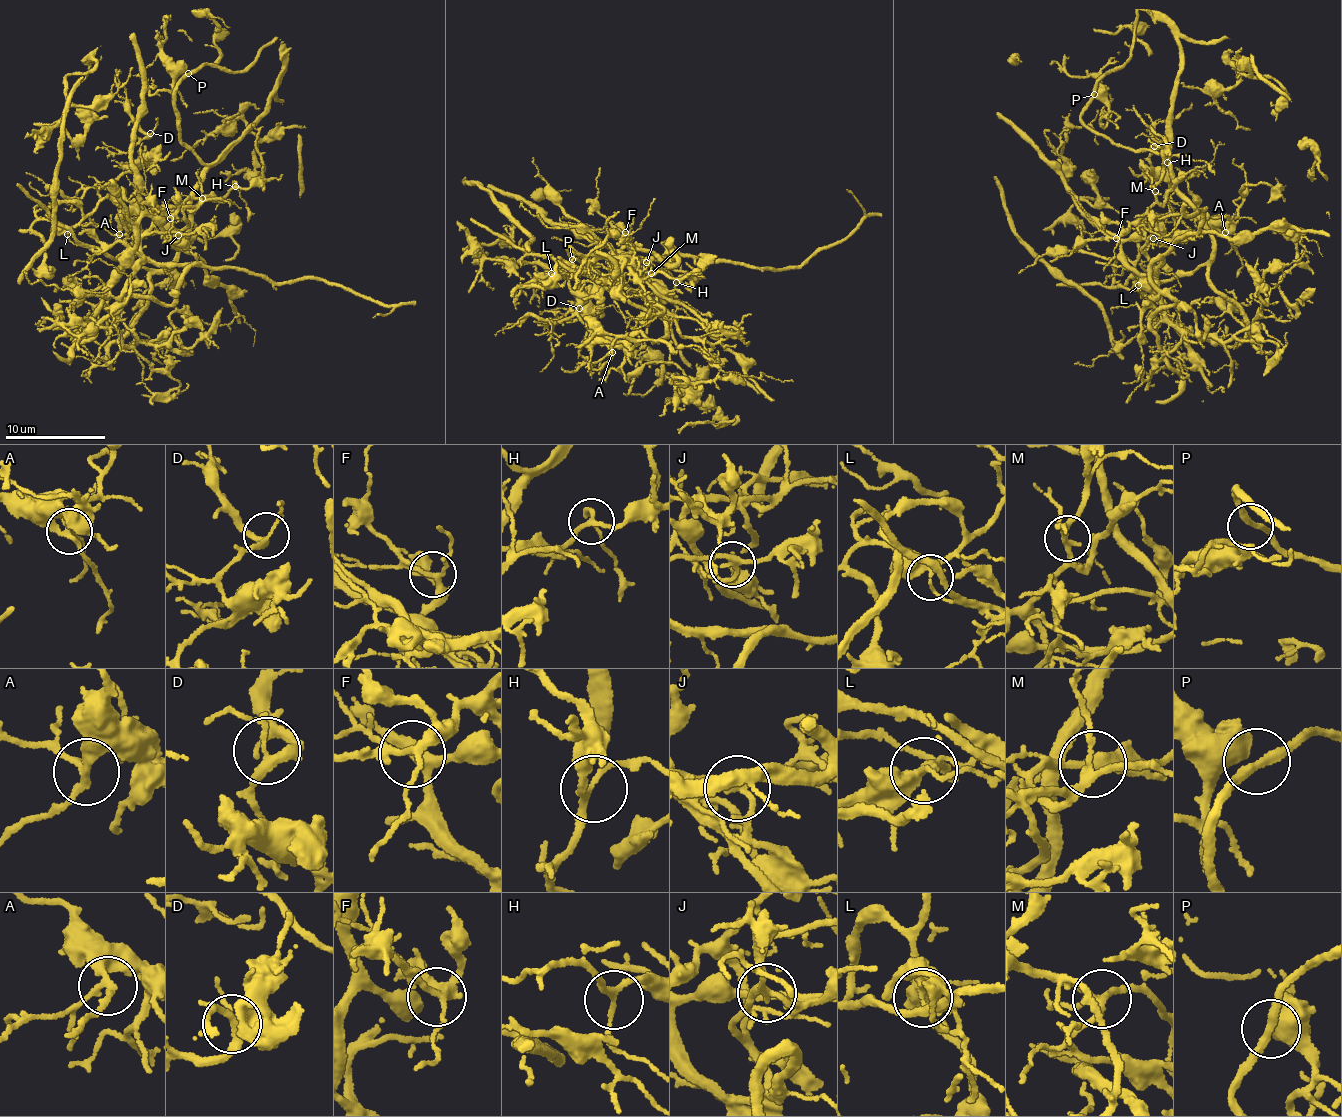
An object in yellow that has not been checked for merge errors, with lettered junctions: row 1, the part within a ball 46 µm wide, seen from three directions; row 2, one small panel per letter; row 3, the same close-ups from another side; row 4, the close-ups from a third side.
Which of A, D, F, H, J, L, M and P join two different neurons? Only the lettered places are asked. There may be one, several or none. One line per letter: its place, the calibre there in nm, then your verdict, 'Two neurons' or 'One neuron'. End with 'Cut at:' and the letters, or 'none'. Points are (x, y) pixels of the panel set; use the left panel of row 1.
A: Place: (119, 234). Thickness 240 nm. One neuron
D: Place: (150, 133). Thickness 220 nm. One neuron
F: Place: (170, 218). Thickness 200 nm. One neuron
H: Place: (235, 186). Thickness 160 nm. One neuron
J: Place: (178, 235). Thickness 170 nm. Two neurons
L: Place: (67, 234). Thickness 240 nm. Two neurons
M: Place: (202, 198). Thickness 180 nm. One neuron
P: Place: (188, 73). Thickness 200 nm. One neuron
Cut at: J, L

